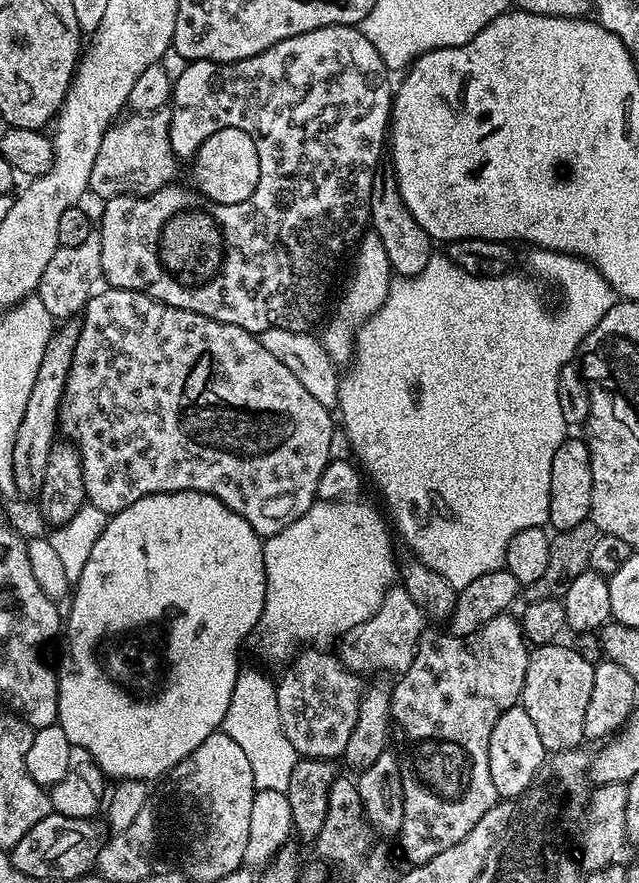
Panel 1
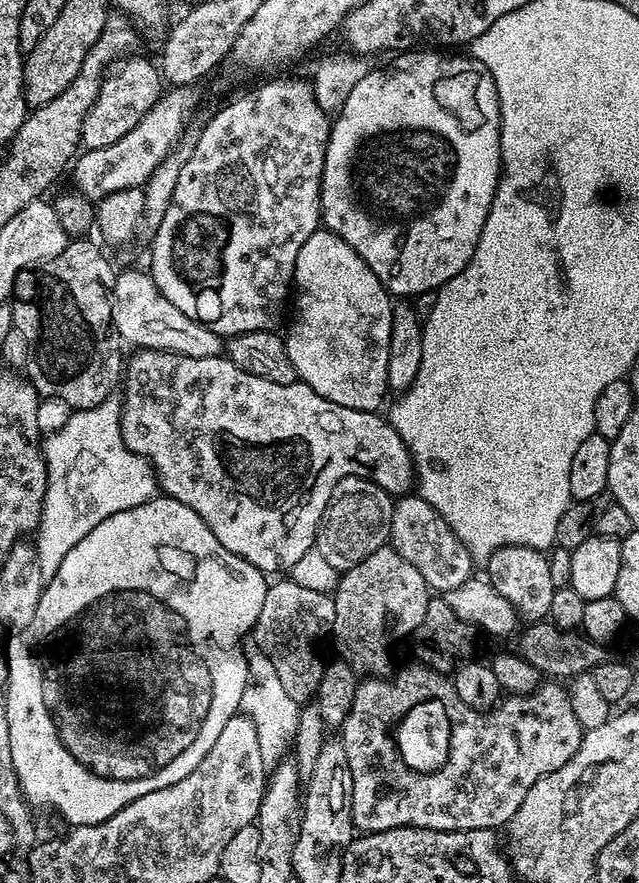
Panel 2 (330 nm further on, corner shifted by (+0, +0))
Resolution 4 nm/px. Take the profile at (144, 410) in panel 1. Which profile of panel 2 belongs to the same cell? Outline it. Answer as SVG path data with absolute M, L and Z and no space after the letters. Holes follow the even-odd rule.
M140 348L132 357L127 357L126 367L122 372L122 388L124 396L120 405L120 433L126 446L134 454L143 456L152 465L156 473L156 482L159 491L166 496L172 496L178 502L190 506L206 526L234 554L244 556L255 568L265 574L273 574L279 568L290 570L302 558L302 554L313 551L316 543L316 527L320 524L320 515L326 510L326 502L330 502L330 494L334 494L334 486L342 482L342 478L363 473L364 468L376 468L374 479L379 488L399 498L411 493L414 488L414 469L412 456L402 438L396 433L395 428L387 419L379 420L375 411L363 412L357 408L347 408L338 402L330 402L319 396L309 384L297 382L292 385L279 385L278 382L268 381L254 373L247 372L236 366L235 362L228 359L227 355L207 356L194 358L183 356L177 352L166 352L158 348Z

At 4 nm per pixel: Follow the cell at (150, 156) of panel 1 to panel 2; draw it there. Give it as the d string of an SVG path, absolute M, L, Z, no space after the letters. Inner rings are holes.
M140 58L125 59L111 69L110 75L100 86L100 93L90 106L80 131L80 139L85 149L105 148L138 126L138 122L156 104L162 95L162 73L155 63Z

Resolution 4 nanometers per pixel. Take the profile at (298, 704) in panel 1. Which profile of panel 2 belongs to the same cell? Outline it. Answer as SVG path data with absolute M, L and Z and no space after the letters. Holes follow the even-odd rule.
M290 578L277 584L275 581L269 587L254 629L254 639L274 664L282 689L297 702L307 701L322 682L326 660L320 657L319 644L323 636L331 633L333 622L334 599L329 593L298 586L298 582Z

